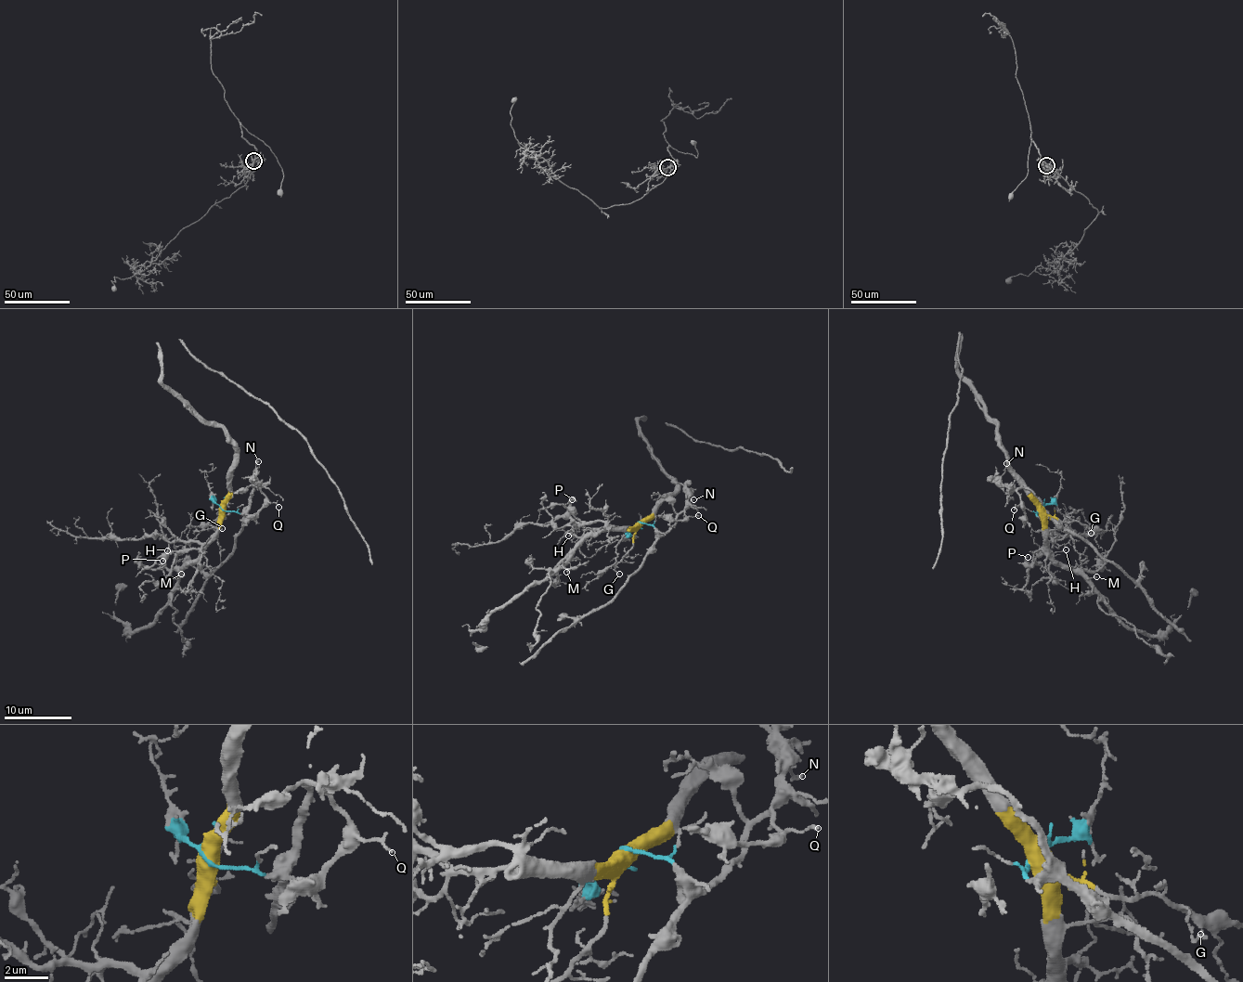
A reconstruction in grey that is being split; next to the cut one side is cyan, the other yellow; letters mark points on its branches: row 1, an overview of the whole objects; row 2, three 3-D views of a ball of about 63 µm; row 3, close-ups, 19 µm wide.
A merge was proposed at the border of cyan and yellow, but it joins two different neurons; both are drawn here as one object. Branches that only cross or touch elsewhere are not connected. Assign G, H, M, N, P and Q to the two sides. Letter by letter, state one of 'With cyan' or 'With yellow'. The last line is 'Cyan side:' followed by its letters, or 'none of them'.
G: With yellow
H: With yellow
M: With yellow
N: With cyan
P: With yellow
Q: With cyan
Cyan side: N, Q

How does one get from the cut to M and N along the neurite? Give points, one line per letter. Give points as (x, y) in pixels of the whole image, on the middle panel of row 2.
M: (638, 524), (602, 529), (589, 536), (575, 549), (567, 572)
N: (638, 523), (653, 526), (663, 535), (676, 522), (687, 496), (693, 499)

